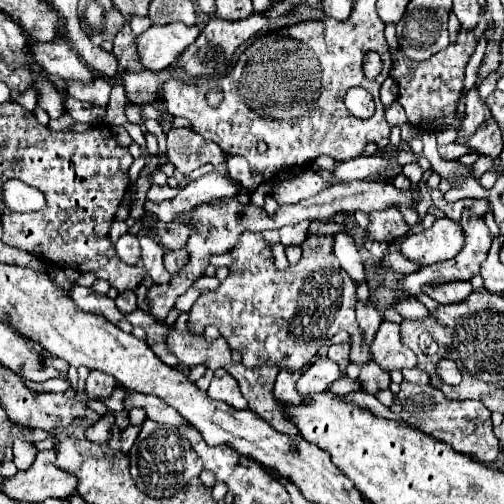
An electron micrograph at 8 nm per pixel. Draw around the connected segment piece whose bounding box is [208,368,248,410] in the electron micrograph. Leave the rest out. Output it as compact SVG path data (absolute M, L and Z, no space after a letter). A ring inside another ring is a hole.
M218 368L218 370L214 372L212 384L210 384L210 388L208 388L208 396L212 396L214 400L222 400L222 402L234 406L236 410L248 408L248 402L246 402L246 398L244 398L242 392L240 392L238 382L236 382L234 376L230 376L230 372L226 372L224 368Z

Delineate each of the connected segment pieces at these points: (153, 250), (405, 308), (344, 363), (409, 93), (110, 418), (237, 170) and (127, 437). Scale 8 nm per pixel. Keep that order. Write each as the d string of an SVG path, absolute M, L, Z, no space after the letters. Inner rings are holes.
M151 236L140 238L141 259L144 262L144 268L146 268L146 274L152 278L152 282L154 284L166 284L166 282L170 282L172 276L168 274L168 270L162 264L164 250L162 250L158 240L153 238Z
M402 300L402 302L398 302L396 304L396 310L404 316L404 318L408 318L408 320L418 320L418 318L430 318L430 310L422 304L422 302L418 302L418 300Z
M332 344L328 350L328 358L340 366L342 376L346 376L348 368L348 354L350 354L350 344Z
M460 29L458 42L448 44L448 48L436 52L430 59L415 62L396 54L396 62L390 70L390 76L398 82L398 102L404 106L408 114L408 122L418 128L434 130L440 126L460 126L456 120L456 106L460 98L460 90L464 86L464 68L474 54L476 48L476 32L474 30ZM412 64L412 66L410 66ZM414 68L414 70L412 70Z
M106 410L106 414L98 422L86 428L86 438L94 444L106 444L110 440L112 426L114 426L114 412Z
M227 155L226 158L227 172L232 180L240 182L246 188L258 188L264 180L262 176L254 176L250 172L250 166L247 164L246 159L241 155Z
M130 424L128 428L124 428L124 430L122 430L122 434L120 434L122 454L128 454L128 450L132 448L132 444L134 444L134 440L136 440L138 432L140 432L140 426L132 426L132 424Z

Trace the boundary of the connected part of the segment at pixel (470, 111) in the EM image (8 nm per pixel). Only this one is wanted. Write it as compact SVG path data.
M472 88L466 96L466 118L462 122L462 128L460 128L460 134L456 138L456 142L462 142L466 144L468 138L472 134L478 132L478 128L490 120L490 110L486 108L484 102L480 102L480 96L478 96L478 90Z

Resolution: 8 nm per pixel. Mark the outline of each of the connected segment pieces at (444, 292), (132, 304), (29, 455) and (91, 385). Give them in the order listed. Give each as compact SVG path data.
M458 282L458 284L442 284L442 288L434 288L434 298L440 304L458 304L464 302L472 294L470 282Z
M124 290L118 294L116 298L116 306L122 314L128 314L132 310L136 310L136 292L134 290Z
M16 439L13 443L13 462L20 471L26 470L32 465L37 453L38 451L32 443L20 439Z
M92 370L86 380L86 394L96 400L102 400L110 396L116 386L118 382L114 380L114 376L108 376L106 372L100 372L100 370Z

